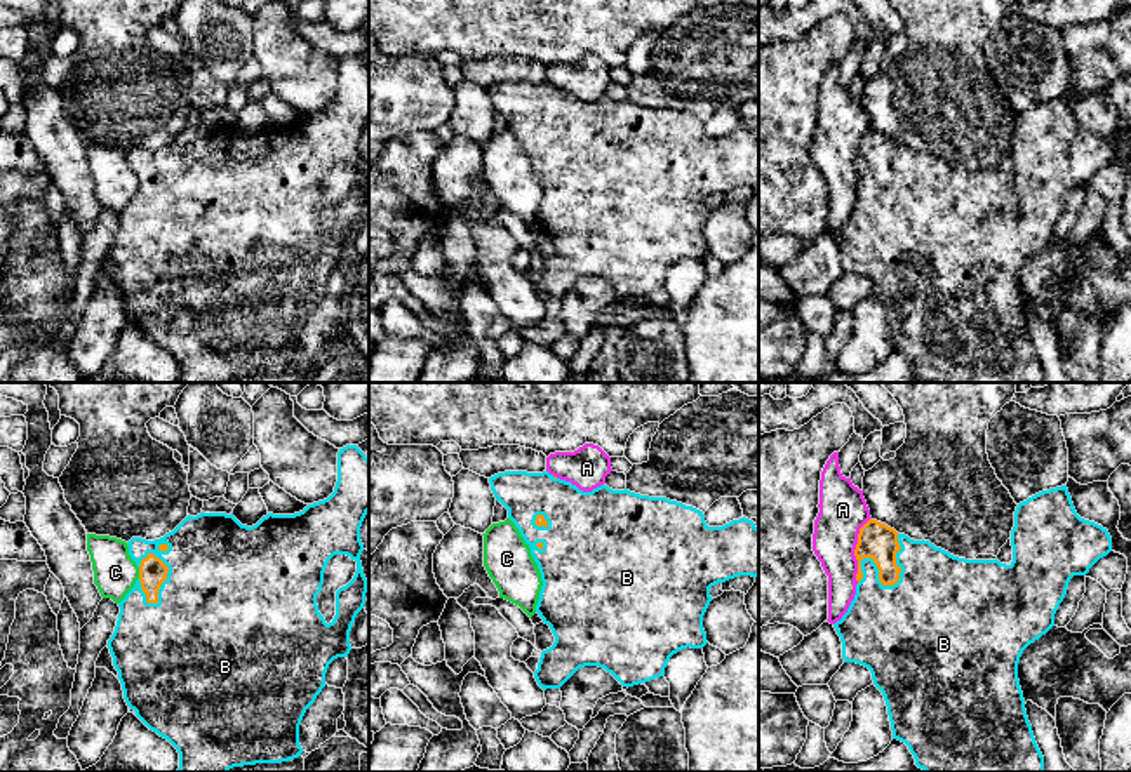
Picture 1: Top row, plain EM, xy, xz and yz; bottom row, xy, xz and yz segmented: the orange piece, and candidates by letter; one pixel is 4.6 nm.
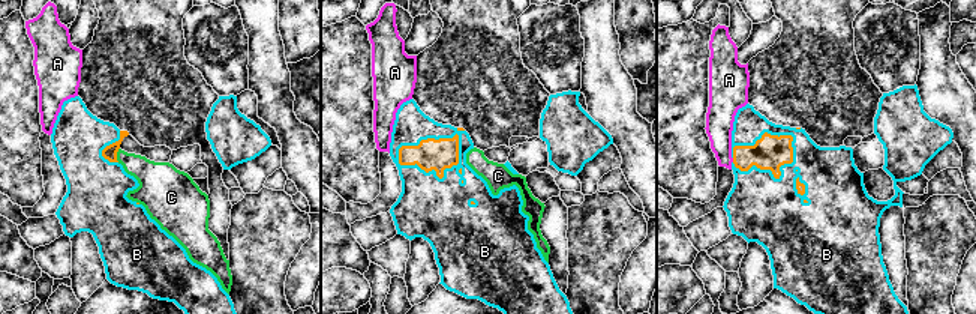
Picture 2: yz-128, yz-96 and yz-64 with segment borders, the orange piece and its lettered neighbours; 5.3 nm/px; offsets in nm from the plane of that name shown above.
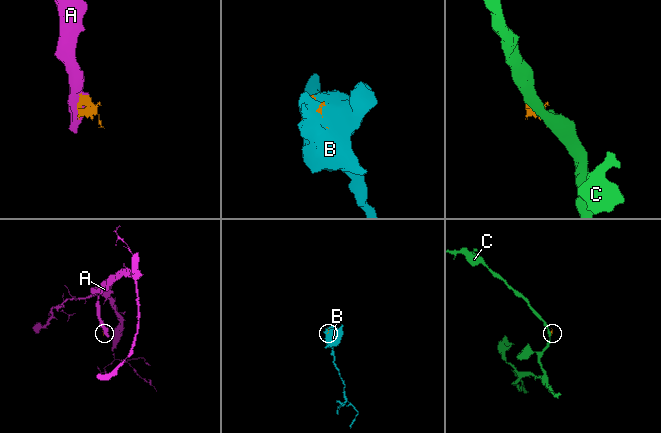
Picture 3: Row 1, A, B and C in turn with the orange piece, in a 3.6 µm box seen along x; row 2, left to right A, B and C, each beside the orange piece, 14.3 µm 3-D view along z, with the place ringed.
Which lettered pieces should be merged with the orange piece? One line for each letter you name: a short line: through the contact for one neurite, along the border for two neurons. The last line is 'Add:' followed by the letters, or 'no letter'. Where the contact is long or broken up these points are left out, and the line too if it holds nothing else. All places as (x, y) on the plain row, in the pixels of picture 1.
Add: B

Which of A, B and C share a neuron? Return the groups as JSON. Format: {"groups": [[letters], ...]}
{"groups": [["A"], ["B"], ["C"]]}

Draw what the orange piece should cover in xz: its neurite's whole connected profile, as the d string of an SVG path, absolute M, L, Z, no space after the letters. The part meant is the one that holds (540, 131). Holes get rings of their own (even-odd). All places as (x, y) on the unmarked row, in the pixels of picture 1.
M505 82L489 89L491 101L515 134L541 184L536 223L550 236L555 252L541 263L534 289L546 299L560 299L579 278L599 276L623 297L665 287L673 264L703 259L703 226L713 210L710 198L740 186L759 186L759 139L748 129L708 137L703 122L666 108L649 108L600 96L583 103L548 82Z

